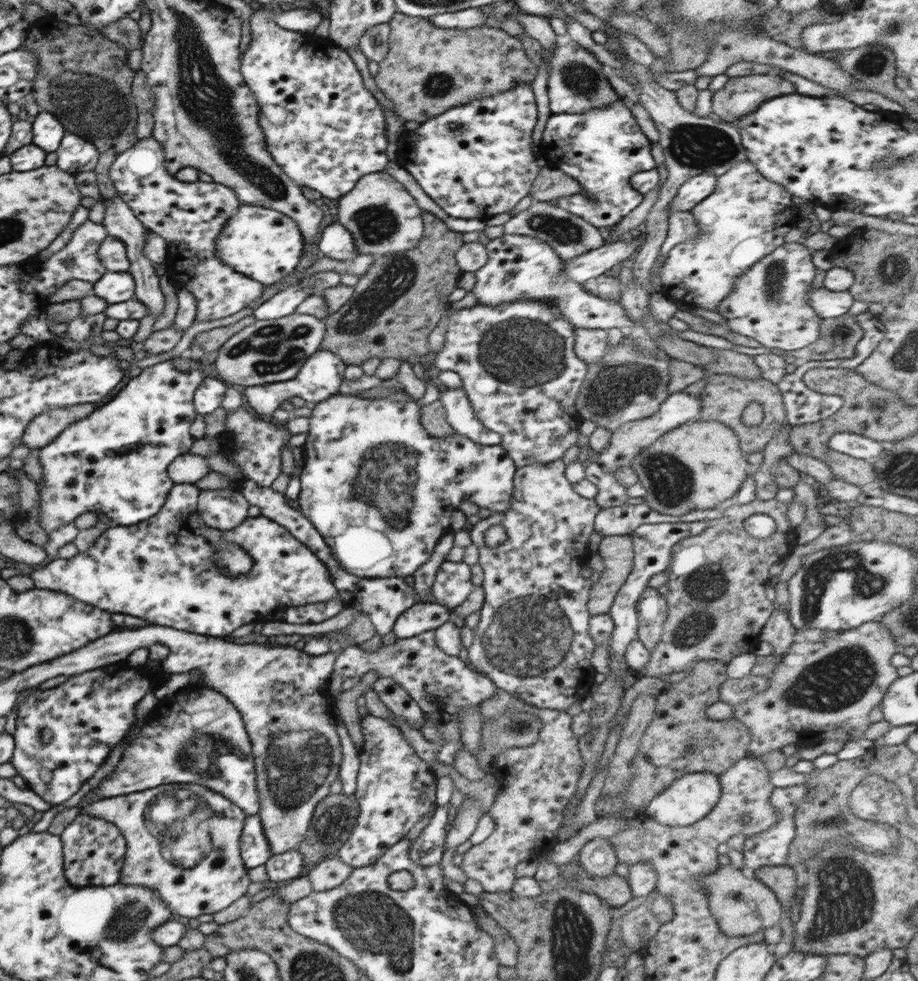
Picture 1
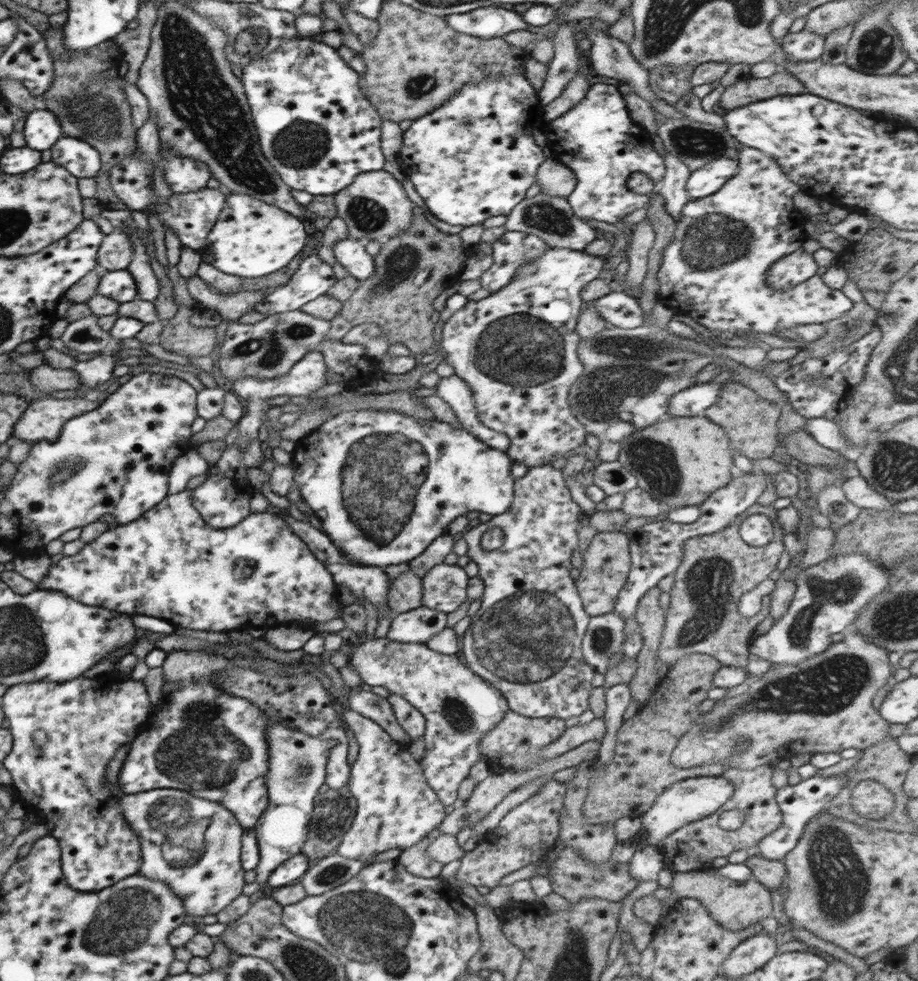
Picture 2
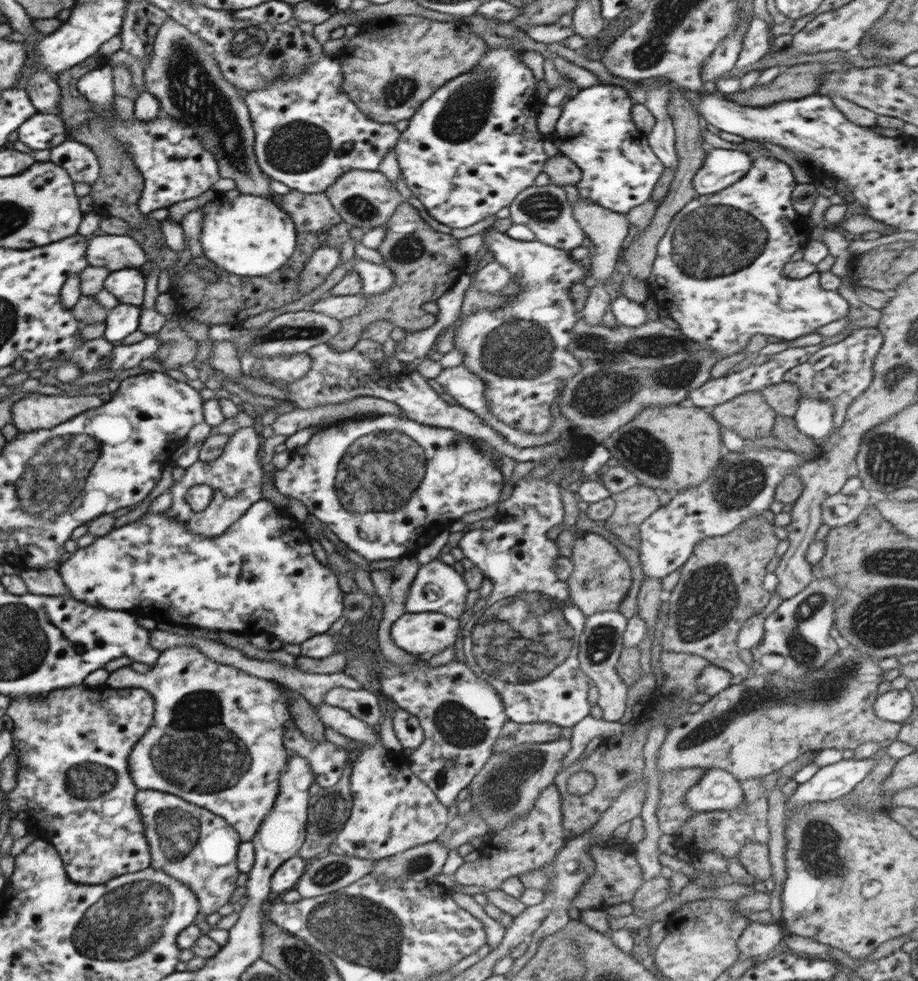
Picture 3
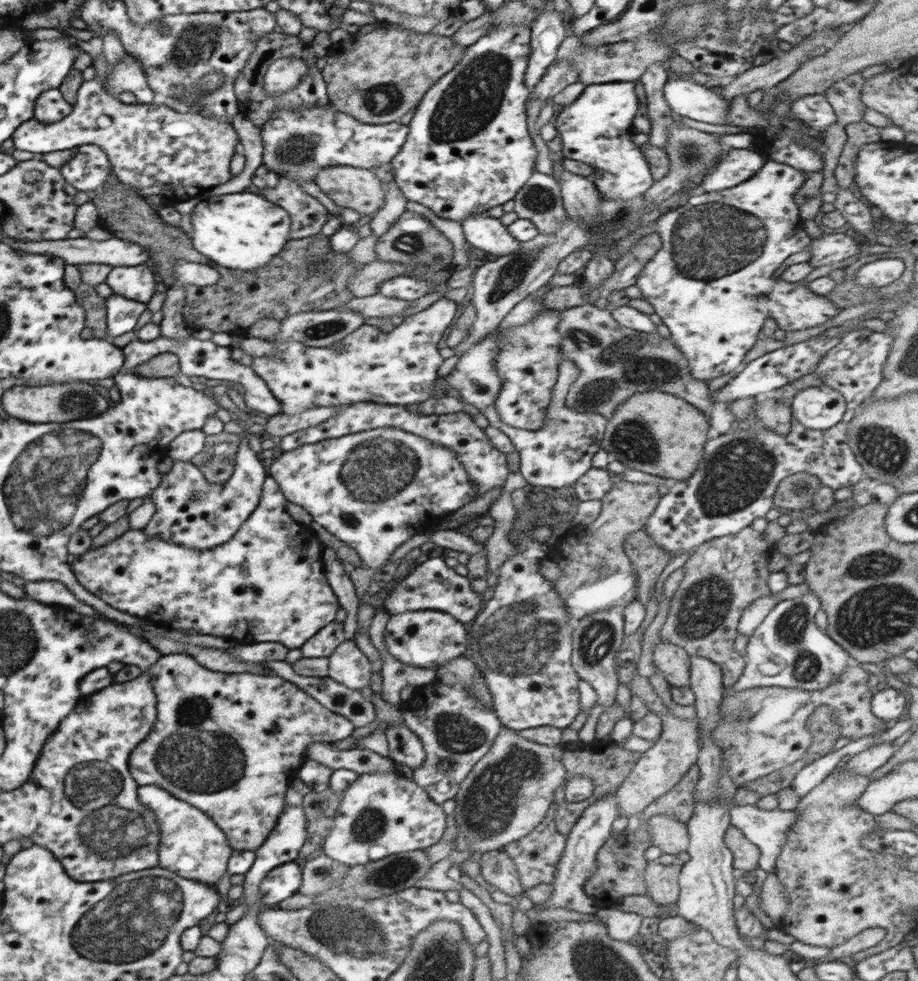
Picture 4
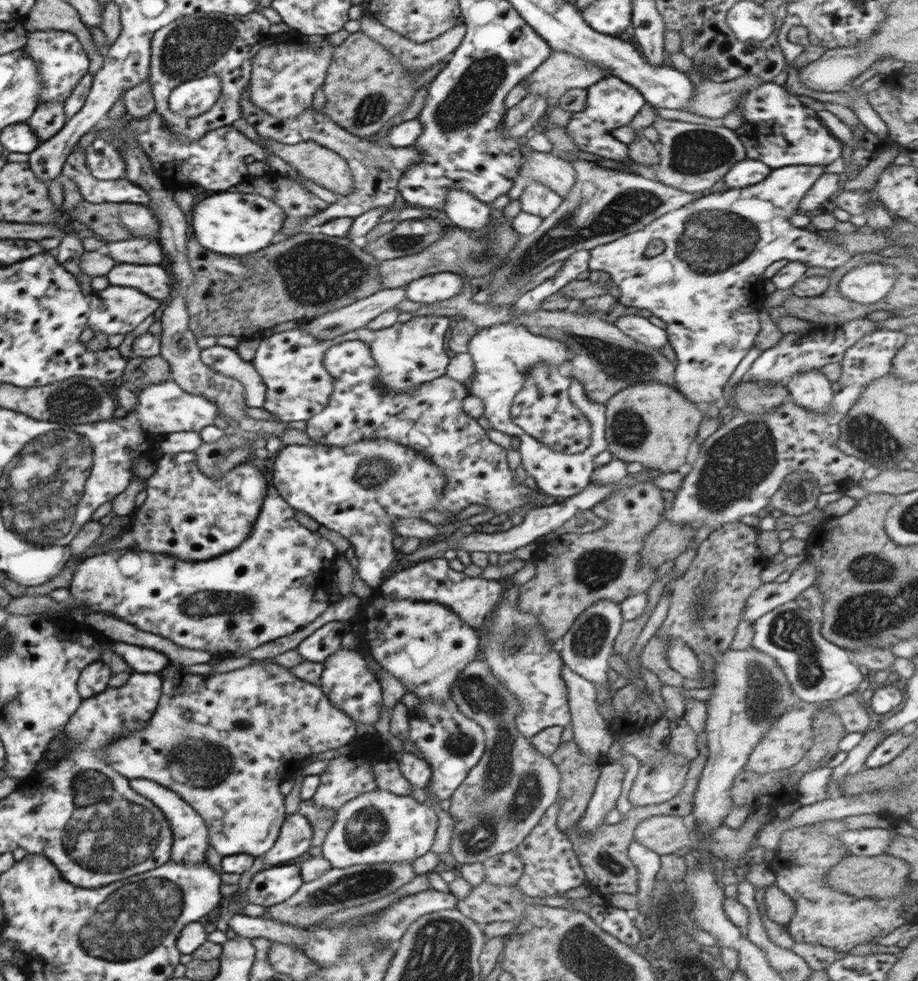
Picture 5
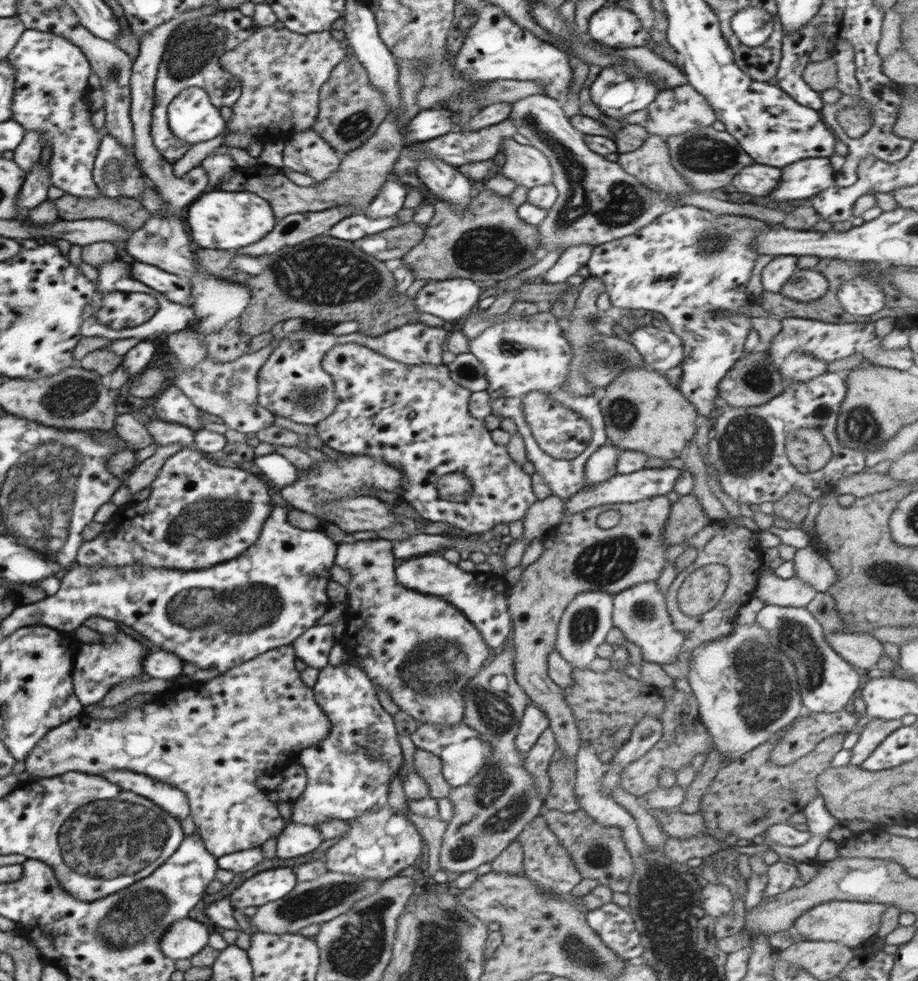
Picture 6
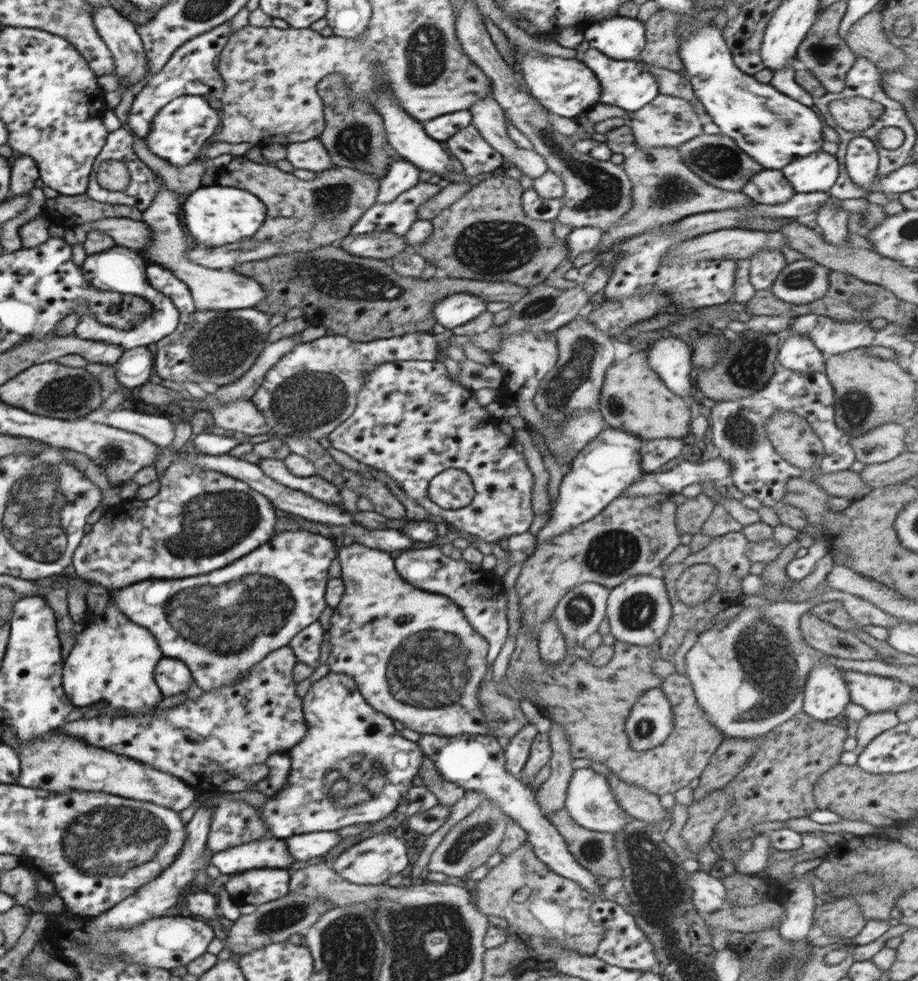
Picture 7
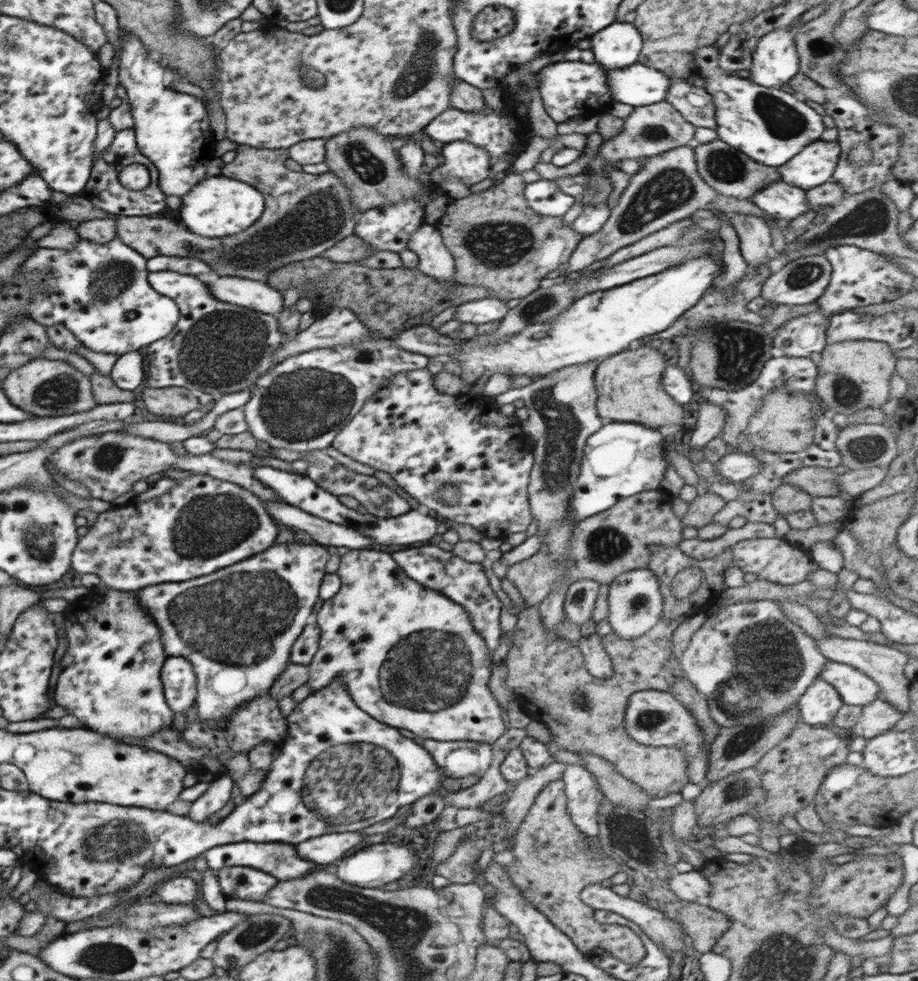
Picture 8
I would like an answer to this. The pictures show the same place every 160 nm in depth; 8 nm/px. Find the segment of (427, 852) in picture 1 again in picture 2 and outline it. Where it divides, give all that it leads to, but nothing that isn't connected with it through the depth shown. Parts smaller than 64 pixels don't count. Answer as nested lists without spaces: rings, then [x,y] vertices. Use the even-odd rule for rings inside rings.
[[[440,826],[436,827],[428,837],[424,837],[422,841],[417,842],[414,846],[403,849],[398,859],[407,868],[410,874],[421,876],[422,878],[434,878],[439,876],[444,864],[432,860],[425,854],[427,846],[438,837],[442,837]]]

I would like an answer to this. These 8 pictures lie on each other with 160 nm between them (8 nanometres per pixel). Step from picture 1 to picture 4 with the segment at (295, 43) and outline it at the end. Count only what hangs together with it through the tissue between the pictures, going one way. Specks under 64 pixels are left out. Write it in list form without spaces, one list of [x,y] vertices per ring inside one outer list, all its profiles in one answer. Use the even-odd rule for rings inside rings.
[[[331,102],[326,106],[313,106],[312,108],[281,108],[273,112],[261,129],[264,143],[263,164],[272,172],[280,175],[285,172],[287,179],[300,184],[302,181],[314,181],[321,168],[331,166],[351,166],[372,170],[375,166],[389,163],[401,151],[406,142],[409,126],[396,122],[388,124],[362,124],[353,116],[335,110]]]

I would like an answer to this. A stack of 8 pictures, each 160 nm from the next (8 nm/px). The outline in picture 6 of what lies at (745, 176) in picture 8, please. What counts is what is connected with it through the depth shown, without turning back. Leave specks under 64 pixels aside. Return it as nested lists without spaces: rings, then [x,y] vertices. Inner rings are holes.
[[[712,126],[695,128],[678,136],[670,136],[666,142],[672,166],[690,183],[695,192],[708,192],[731,184],[736,172],[755,163],[731,134],[718,131]]]

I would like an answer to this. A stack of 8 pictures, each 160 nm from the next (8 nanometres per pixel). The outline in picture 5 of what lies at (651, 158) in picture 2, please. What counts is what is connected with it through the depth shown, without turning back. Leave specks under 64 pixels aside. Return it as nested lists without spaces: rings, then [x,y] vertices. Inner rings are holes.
[[[610,75],[587,88],[586,107],[580,112],[574,112],[565,126],[568,136],[573,138],[573,143],[579,150],[597,154],[603,159],[622,161],[625,168],[620,171],[642,174],[642,171],[638,171],[636,162],[628,156],[628,145],[612,137],[611,131],[628,125],[645,104],[646,99],[637,88]]]

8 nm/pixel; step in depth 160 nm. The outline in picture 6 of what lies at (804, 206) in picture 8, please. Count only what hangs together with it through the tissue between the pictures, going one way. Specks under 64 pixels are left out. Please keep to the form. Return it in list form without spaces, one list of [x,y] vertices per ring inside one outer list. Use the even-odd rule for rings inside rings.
[[[755,162],[752,166],[746,166],[736,172],[731,184],[734,184],[740,192],[752,196],[769,196],[778,186],[780,176],[778,168],[768,168]]]

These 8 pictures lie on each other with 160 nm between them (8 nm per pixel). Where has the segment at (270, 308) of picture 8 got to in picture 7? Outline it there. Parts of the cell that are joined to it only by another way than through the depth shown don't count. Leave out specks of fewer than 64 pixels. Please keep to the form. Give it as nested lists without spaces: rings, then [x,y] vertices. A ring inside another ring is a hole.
[[[165,183],[156,193],[155,199],[150,203],[150,207],[143,213],[142,222],[148,224],[150,236],[154,236],[148,241],[148,248],[144,256],[148,258],[148,263],[164,266],[170,270],[181,282],[184,282],[190,290],[196,308],[201,311],[209,310],[240,310],[256,306],[264,297],[266,291],[253,280],[233,270],[212,269],[198,265],[188,260],[186,252],[186,242],[184,242],[184,232],[180,228],[180,211],[184,197],[174,191],[170,191]]]

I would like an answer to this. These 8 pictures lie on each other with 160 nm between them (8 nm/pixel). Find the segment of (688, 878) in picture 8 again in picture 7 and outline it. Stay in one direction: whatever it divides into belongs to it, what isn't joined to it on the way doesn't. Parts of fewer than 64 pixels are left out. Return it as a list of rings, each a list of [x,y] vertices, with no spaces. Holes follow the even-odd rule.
[[[706,871],[693,872],[687,887],[691,890],[692,904],[702,915],[728,906],[725,885]]]

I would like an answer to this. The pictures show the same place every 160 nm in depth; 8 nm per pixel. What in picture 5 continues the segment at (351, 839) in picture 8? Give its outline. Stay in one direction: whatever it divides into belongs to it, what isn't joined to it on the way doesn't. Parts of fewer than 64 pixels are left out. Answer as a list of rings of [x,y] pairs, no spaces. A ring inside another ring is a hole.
[[[293,813],[285,817],[280,835],[272,848],[264,854],[264,863],[268,866],[287,864],[310,850],[313,829],[305,816]]]

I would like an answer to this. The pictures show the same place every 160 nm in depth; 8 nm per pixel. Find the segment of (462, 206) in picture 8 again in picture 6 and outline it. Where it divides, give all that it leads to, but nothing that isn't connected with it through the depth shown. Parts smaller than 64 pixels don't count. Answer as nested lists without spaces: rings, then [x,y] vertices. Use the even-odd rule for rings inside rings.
[[[484,189],[472,197],[464,212],[456,212],[446,201],[438,201],[433,208],[434,217],[426,228],[424,240],[402,258],[414,280],[469,279],[472,281],[504,281],[536,263],[538,228],[518,218],[518,206],[510,196],[500,196]]]

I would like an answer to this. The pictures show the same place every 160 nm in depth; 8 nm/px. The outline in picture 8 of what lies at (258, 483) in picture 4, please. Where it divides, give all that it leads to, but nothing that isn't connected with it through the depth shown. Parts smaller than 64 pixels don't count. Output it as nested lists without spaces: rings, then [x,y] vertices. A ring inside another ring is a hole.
[[[193,475],[180,479],[166,495],[99,513],[96,523],[79,538],[71,556],[71,568],[108,588],[136,592],[154,584],[184,582],[202,574],[206,576],[242,559],[249,559],[274,545],[276,534],[278,524],[254,493],[210,475]]]

